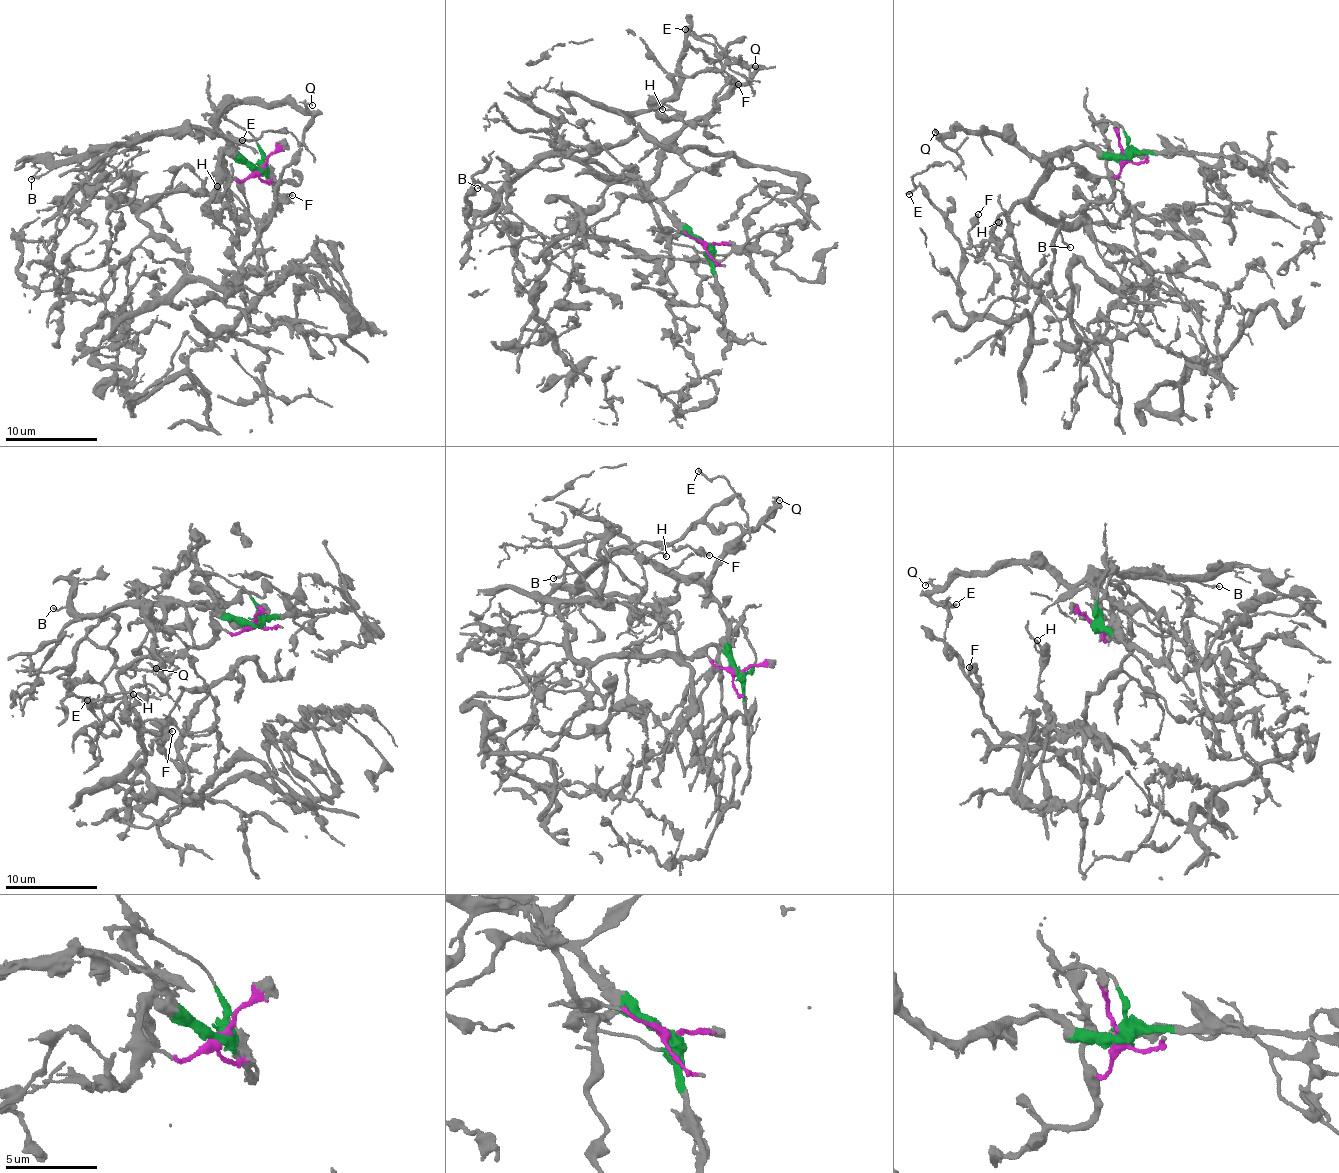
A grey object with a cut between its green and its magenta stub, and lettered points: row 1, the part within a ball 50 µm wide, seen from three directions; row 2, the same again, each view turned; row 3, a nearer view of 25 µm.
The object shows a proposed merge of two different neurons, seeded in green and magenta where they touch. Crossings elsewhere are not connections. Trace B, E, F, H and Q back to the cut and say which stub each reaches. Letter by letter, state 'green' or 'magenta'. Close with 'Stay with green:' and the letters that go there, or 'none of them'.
B: green
E: green
F: magenta
H: magenta
Q: green
Stay with green: B, E, Q

